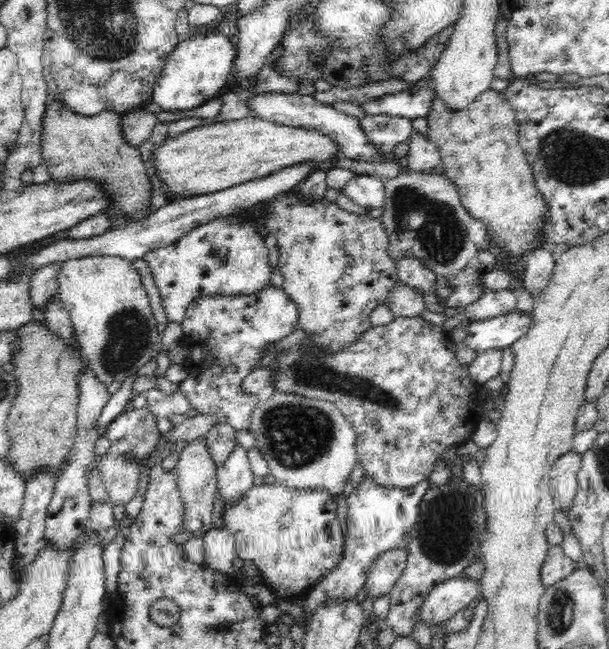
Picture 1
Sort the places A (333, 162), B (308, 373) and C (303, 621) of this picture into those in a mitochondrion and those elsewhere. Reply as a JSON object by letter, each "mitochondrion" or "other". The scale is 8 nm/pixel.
{"A":"other","B":"mitochondrion","C":"other"}

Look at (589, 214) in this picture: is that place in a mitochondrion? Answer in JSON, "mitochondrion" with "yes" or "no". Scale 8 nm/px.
{"mitochondrion":"no"}

